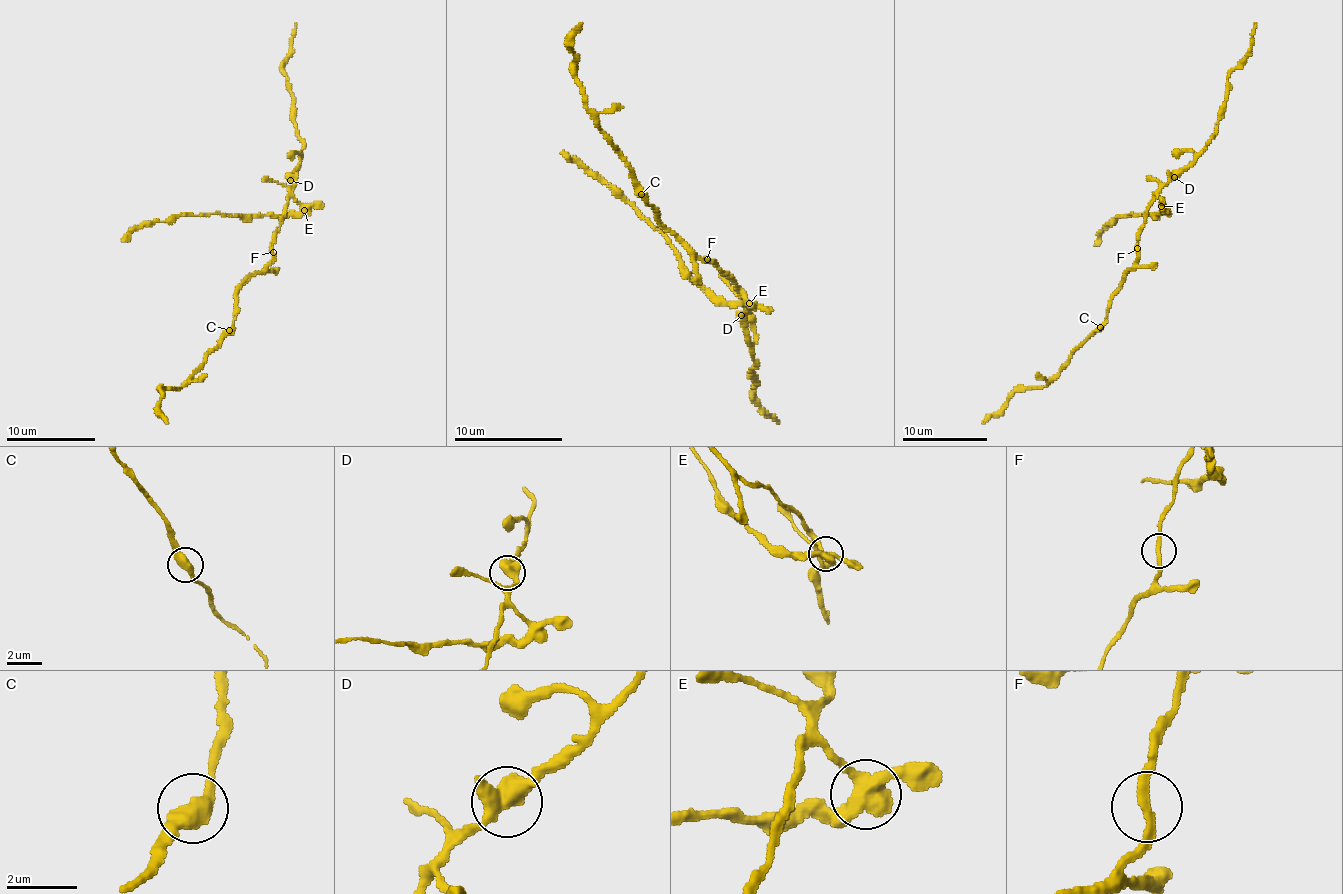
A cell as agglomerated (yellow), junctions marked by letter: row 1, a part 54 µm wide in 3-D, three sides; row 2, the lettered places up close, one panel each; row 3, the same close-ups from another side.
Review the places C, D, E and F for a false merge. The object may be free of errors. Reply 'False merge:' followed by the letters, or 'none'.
False merge: E

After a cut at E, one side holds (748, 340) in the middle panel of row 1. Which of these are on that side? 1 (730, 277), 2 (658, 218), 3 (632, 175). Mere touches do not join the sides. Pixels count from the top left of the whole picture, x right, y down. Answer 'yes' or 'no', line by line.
1: yes
2: yes
3: yes

